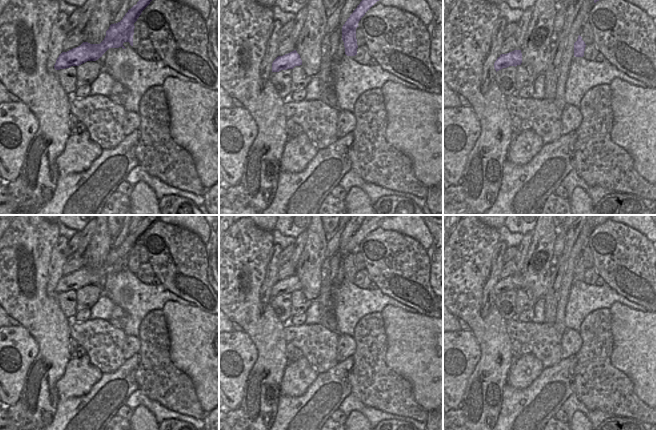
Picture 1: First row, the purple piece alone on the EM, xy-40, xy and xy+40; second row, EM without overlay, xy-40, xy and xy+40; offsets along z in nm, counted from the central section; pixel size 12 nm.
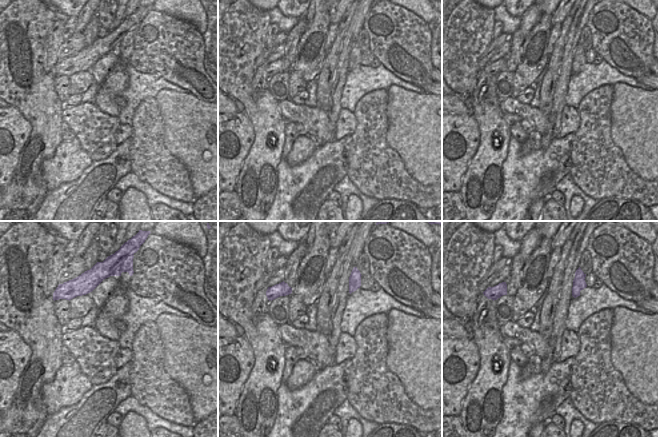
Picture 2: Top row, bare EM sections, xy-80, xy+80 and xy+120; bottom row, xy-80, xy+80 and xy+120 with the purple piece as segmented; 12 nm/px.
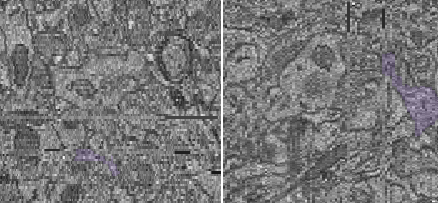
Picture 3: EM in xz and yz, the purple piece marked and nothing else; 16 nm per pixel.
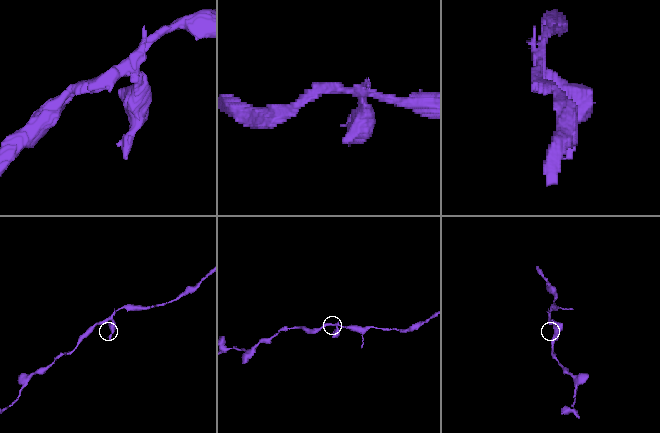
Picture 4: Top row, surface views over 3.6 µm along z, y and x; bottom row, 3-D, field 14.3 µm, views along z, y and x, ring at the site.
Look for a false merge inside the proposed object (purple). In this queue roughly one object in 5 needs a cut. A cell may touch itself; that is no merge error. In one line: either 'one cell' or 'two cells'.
one cell

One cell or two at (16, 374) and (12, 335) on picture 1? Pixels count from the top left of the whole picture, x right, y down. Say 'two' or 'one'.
one

